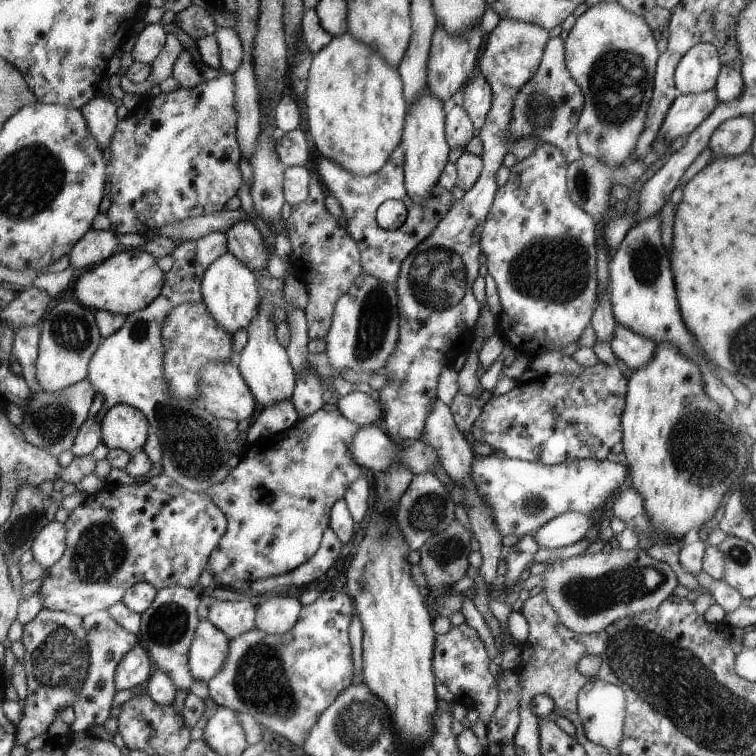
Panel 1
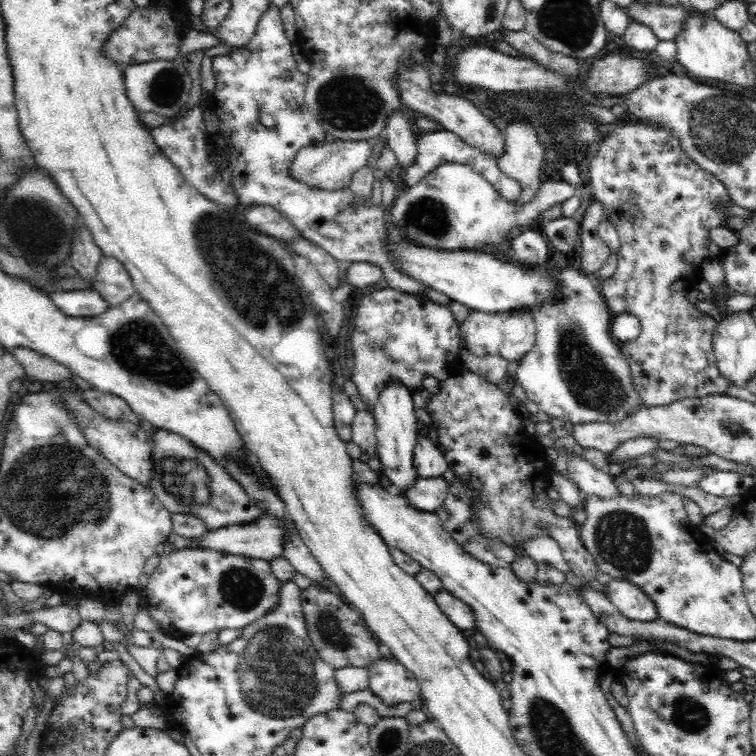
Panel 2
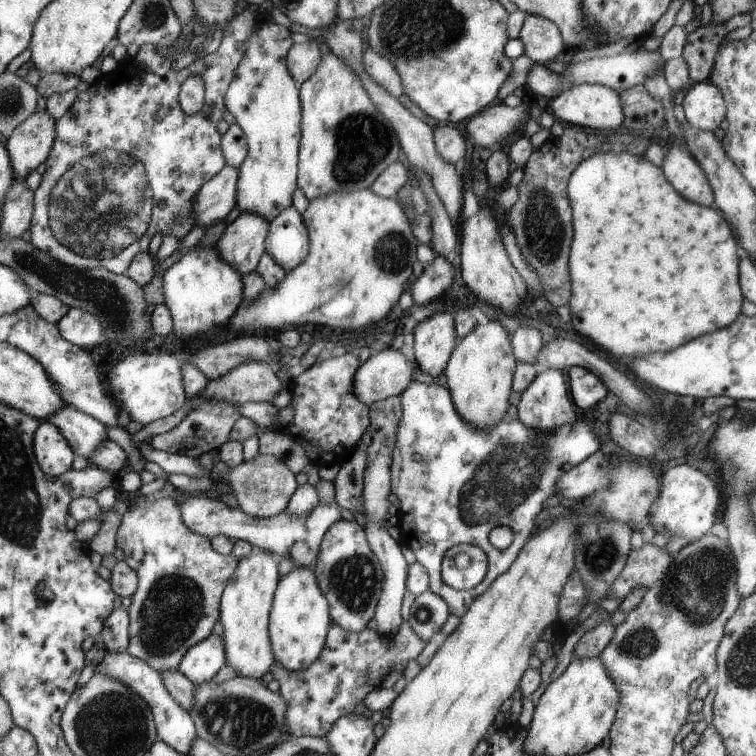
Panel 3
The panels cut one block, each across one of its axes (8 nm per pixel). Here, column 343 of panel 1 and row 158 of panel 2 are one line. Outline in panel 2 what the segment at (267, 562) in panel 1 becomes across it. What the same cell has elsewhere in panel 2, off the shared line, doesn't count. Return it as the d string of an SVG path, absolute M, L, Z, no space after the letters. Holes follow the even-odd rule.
M441 129L440 131L424 132L418 136L416 148L417 155L414 162L401 170L401 177L408 187L418 184L418 181L430 174L434 168L442 164L455 162L456 164L469 166L479 172L496 189L496 194L504 197L505 200L516 203L520 201L520 196L523 196L523 185L515 177L509 177L507 173L500 170L499 161L496 160L494 153L484 152L465 143L462 138L452 131Z

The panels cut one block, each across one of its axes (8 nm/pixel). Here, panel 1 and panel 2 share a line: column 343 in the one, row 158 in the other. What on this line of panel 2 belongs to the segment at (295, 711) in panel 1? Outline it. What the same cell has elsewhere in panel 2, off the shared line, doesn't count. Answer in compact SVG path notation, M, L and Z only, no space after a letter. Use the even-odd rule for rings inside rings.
M640 119L638 122L622 122L620 128L608 132L599 143L598 152L594 152L590 163L590 191L594 201L604 206L604 218L616 228L621 245L617 251L618 268L614 274L605 275L599 281L601 295L612 316L628 313L640 321L638 338L620 344L629 366L633 390L644 405L652 407L661 407L680 399L725 393L732 382L716 364L712 341L716 320L696 309L696 305L688 301L688 292L697 289L698 282L703 279L702 262L712 260L708 250L710 230L718 226L727 227L730 216L720 204L732 204L731 193L719 177L700 168L684 152L679 137L669 128L654 128L640 122Z

